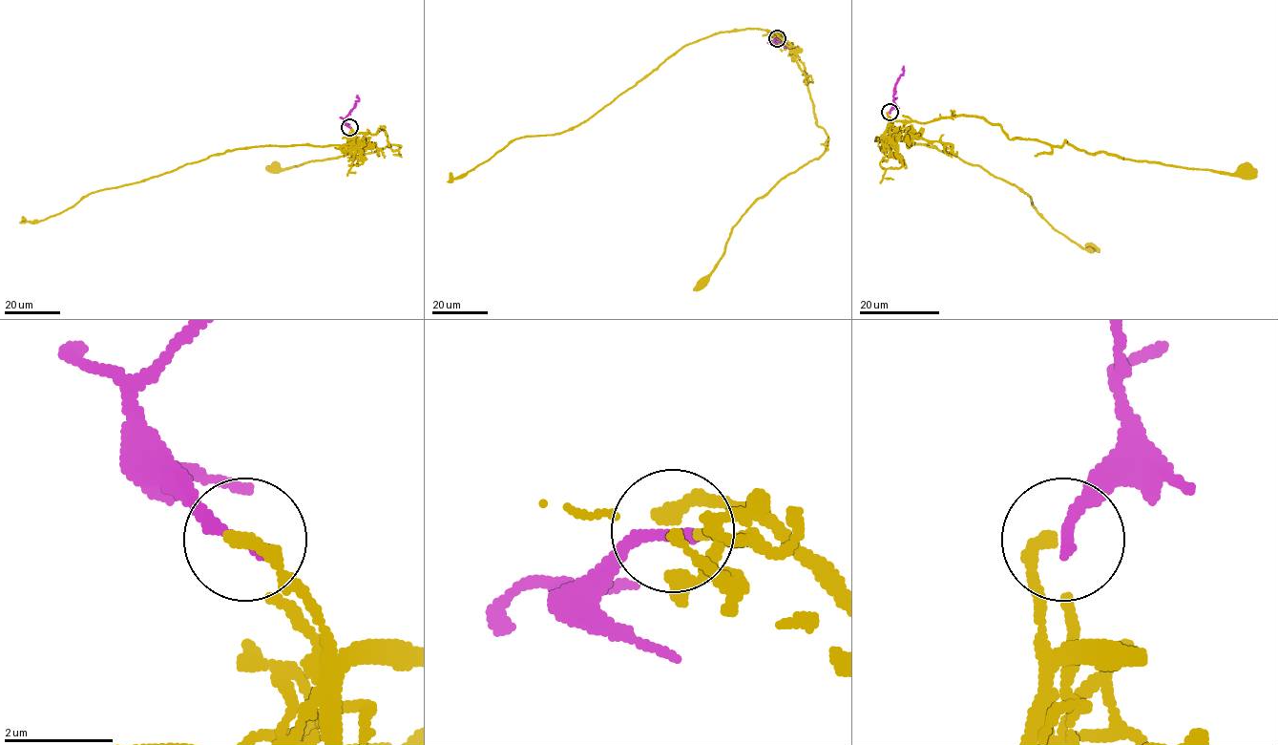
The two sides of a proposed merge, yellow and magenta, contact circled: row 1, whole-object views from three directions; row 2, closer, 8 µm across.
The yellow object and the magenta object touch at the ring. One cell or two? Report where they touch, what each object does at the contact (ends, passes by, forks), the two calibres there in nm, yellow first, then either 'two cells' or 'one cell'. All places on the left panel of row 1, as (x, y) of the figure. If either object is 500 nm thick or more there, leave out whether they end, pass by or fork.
(349, 127) | yellow ends | magenta ends | 300/220 nm | two cells

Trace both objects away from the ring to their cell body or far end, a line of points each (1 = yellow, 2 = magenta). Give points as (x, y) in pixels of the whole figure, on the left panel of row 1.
1: (349, 127), (354, 132), (371, 134), (382, 129), (388, 145), (400, 147), (309, 160), (283, 169), (274, 167)
2: (349, 127), (345, 117), (359, 100), (357, 95)

